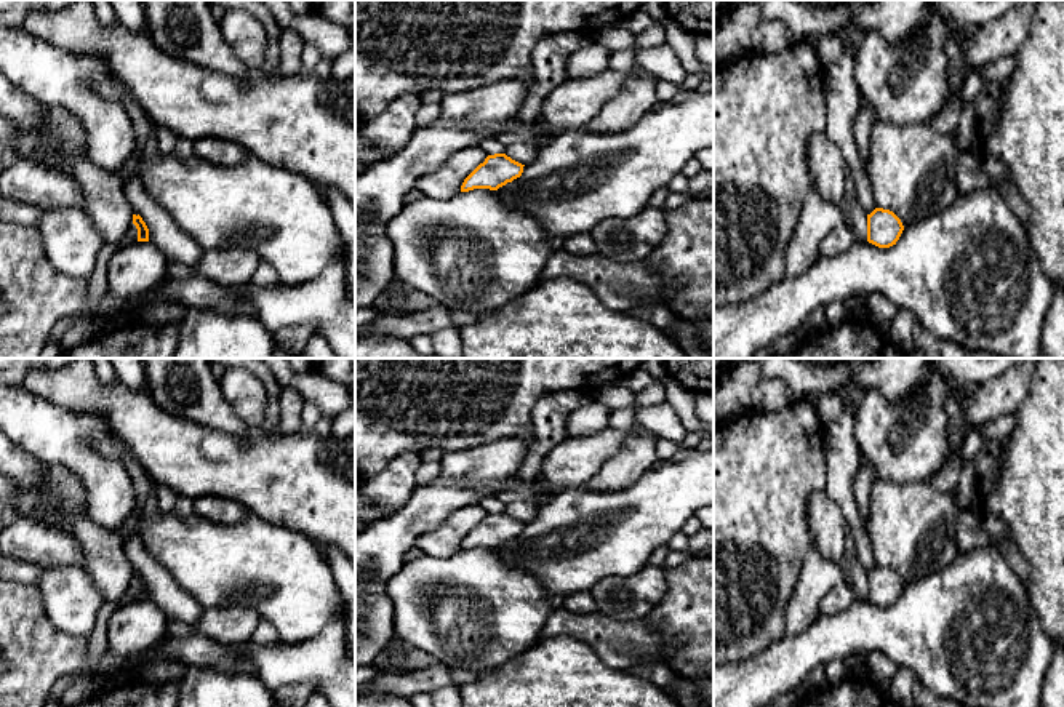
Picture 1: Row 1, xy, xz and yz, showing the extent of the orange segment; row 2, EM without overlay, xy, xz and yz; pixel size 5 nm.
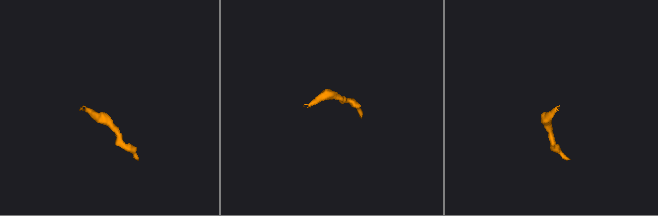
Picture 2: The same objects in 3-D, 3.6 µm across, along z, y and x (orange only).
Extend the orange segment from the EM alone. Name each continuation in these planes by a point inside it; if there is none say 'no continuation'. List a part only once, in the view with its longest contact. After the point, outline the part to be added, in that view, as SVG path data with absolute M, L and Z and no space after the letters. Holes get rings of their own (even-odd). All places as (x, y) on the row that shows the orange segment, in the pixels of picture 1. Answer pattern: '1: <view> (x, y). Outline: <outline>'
no continuation

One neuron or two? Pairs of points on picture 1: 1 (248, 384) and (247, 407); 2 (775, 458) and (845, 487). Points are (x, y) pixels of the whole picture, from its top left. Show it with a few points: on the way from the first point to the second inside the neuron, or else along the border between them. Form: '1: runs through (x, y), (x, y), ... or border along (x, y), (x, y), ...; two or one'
1: runs through (247, 389), (247, 402); one
2: border along (823, 442), (826, 455), (824, 488); two

